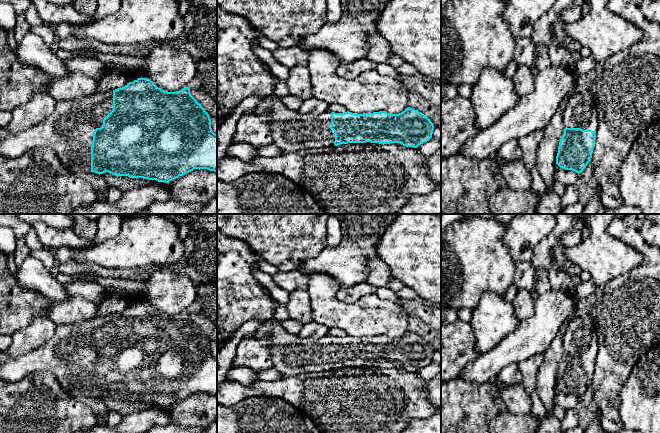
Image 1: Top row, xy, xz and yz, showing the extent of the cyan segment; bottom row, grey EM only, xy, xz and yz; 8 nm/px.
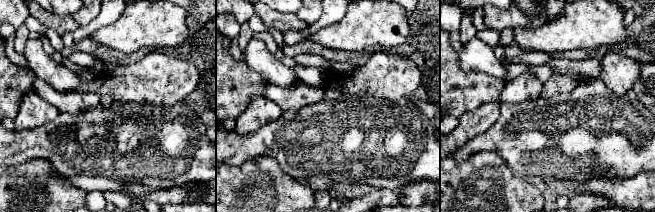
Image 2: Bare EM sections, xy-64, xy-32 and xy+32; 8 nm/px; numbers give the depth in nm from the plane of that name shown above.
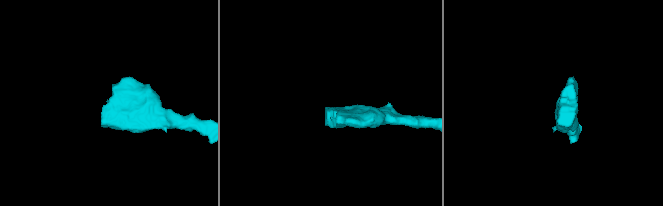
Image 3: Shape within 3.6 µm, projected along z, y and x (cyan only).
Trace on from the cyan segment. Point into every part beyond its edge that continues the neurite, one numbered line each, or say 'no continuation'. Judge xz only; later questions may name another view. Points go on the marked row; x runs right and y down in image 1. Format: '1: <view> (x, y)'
1: xz (291, 131)

